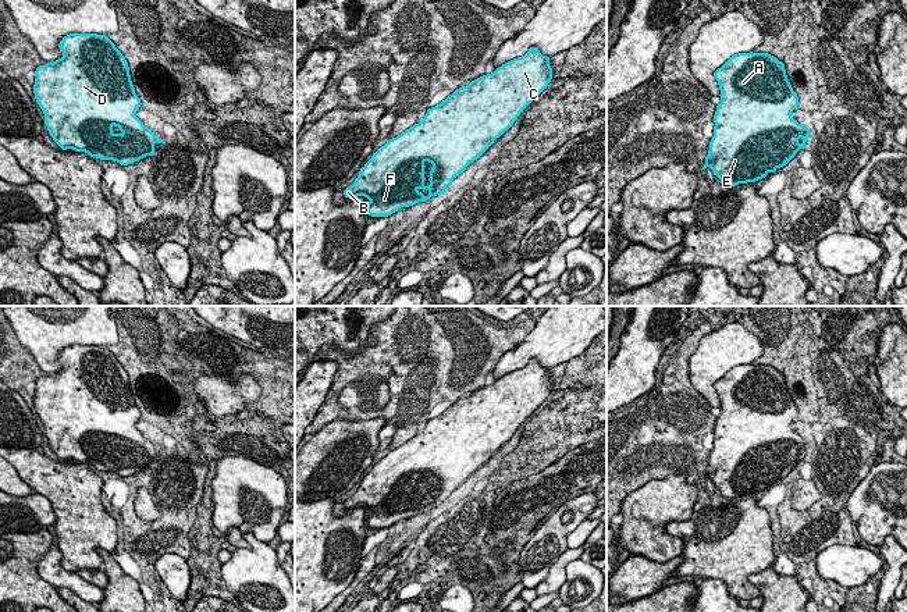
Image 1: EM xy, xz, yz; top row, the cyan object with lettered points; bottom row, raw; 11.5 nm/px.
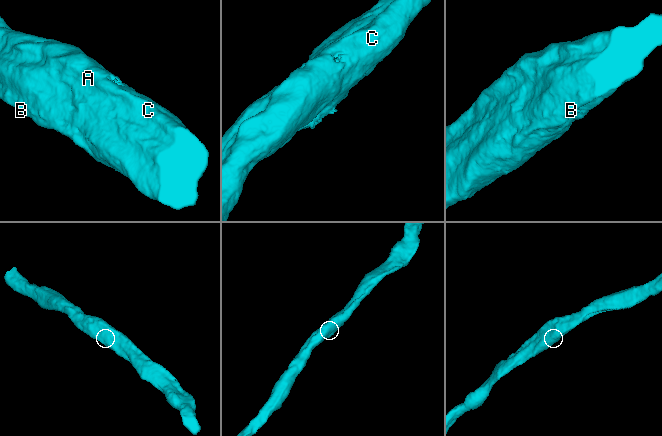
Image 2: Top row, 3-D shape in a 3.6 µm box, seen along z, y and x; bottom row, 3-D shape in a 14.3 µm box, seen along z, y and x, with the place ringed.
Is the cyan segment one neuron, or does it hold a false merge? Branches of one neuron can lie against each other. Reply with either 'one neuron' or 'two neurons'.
one neuron

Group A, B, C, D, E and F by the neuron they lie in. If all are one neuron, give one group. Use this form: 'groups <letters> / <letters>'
groups A B C D E F

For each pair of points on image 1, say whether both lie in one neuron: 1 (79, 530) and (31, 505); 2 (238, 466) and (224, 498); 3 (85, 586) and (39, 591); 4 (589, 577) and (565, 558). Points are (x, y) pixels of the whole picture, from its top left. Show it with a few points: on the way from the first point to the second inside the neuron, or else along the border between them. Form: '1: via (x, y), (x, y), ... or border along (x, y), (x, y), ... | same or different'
1: border along (35, 491), (50, 502), (54, 525) | different
2: via (238, 474), (238, 484), (233, 490) | same
3: border along (38, 561), (38, 573), (56, 589) | different
4: border along (579, 558), (566, 565), (566, 580), (558, 590) | different

